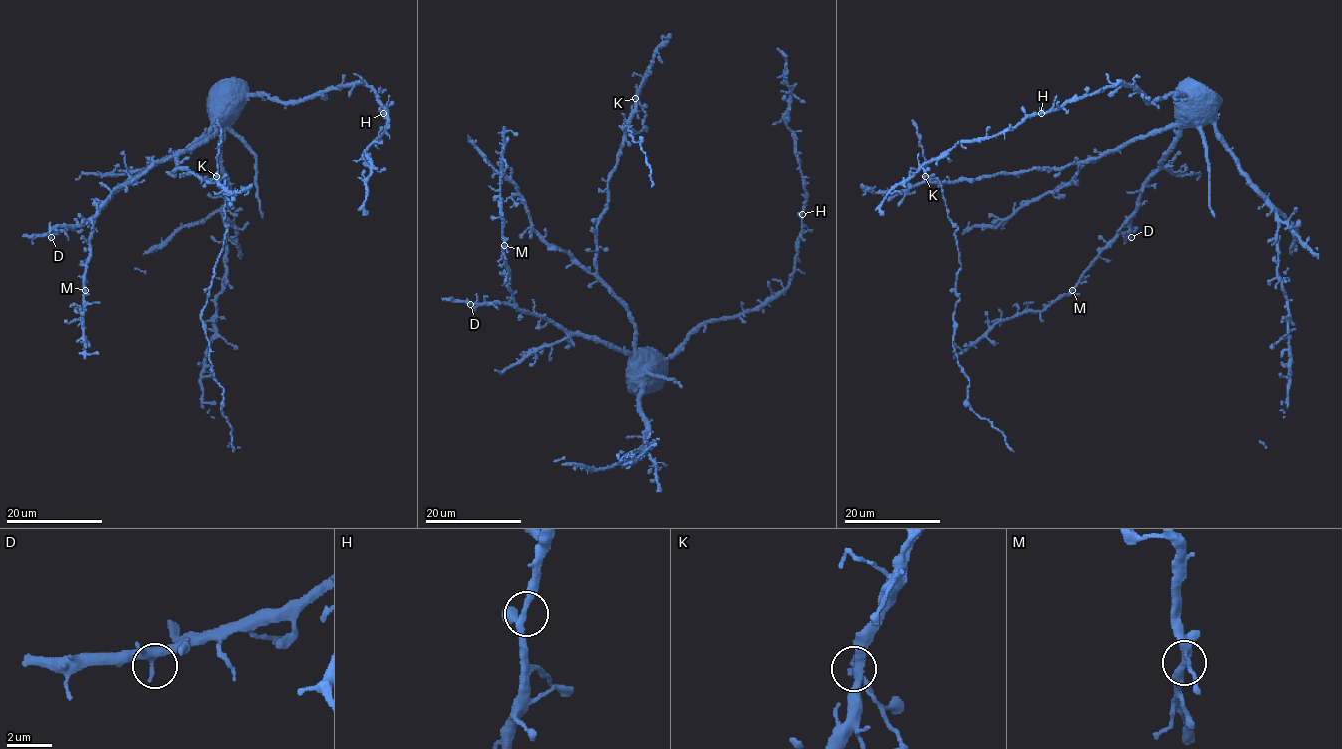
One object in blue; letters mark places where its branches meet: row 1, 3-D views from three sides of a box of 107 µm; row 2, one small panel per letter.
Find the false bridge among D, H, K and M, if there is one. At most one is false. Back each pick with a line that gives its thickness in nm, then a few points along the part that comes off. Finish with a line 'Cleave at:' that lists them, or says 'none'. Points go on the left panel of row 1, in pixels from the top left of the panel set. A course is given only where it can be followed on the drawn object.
Cleave at: none

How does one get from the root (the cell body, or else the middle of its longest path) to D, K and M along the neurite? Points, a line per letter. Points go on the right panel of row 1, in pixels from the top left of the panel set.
D: (1123, 145), (1155, 130), (1178, 128), (1177, 140), (1149, 176), (1141, 193), (1140, 206), (1130, 220), (1131, 237)
K: (1123, 145), (1100, 157), (1060, 168), (997, 173), (957, 181), (932, 181), (925, 176)
M: (1123, 145), (1155, 130), (1178, 128), (1177, 140), (1142, 191), (1137, 210), (1072, 290)

